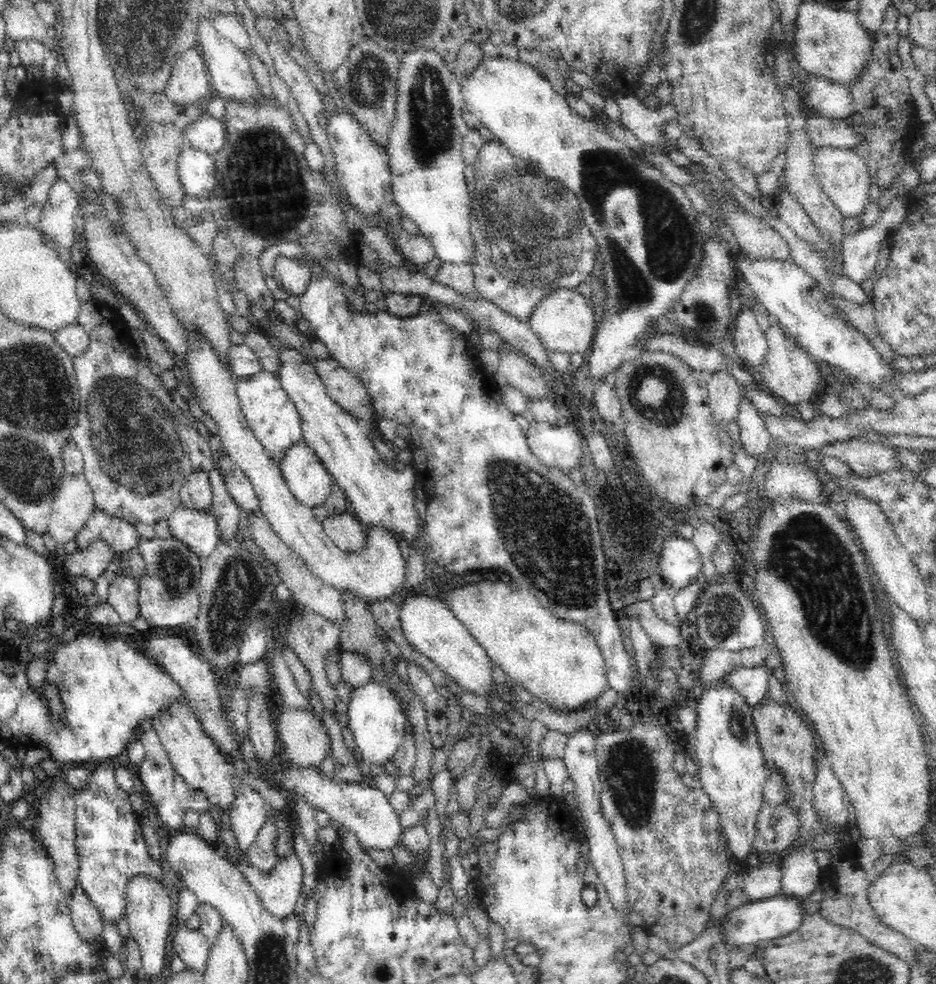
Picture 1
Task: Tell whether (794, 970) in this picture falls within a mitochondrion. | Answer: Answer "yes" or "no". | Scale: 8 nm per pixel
no

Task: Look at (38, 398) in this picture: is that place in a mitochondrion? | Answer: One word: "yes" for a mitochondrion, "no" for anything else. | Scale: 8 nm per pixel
yes

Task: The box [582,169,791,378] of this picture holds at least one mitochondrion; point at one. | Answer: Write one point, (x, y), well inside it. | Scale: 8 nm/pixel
(705, 317)

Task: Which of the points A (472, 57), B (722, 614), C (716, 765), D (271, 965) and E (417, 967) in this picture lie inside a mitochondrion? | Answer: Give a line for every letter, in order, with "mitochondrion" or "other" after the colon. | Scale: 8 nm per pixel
A: other
B: mitochondrion
C: other
D: mitochondrion
E: other

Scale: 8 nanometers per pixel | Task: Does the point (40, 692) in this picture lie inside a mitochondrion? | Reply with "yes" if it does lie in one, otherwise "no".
no

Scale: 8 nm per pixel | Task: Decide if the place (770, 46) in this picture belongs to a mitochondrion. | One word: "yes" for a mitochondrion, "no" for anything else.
no

